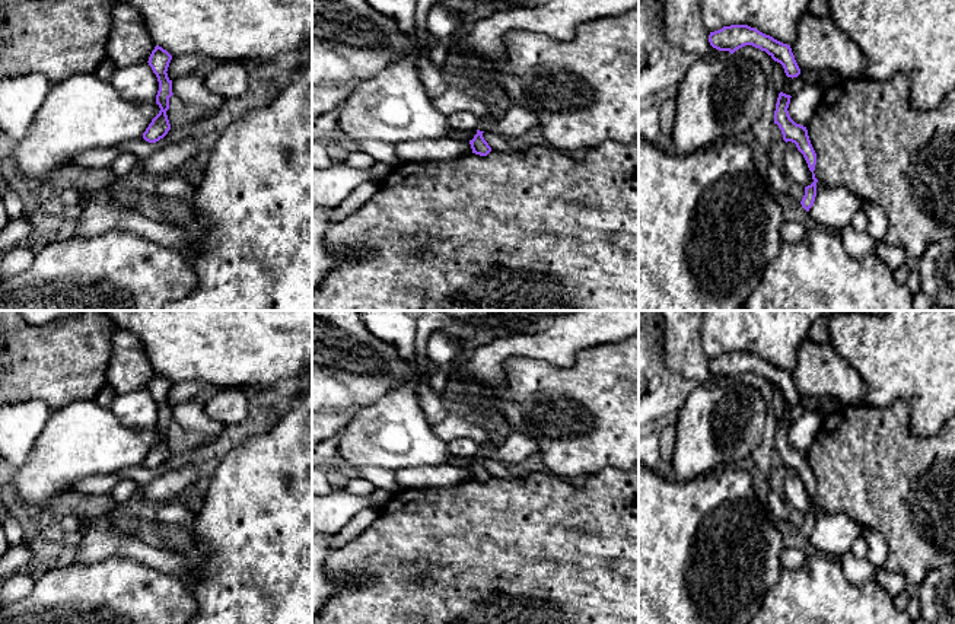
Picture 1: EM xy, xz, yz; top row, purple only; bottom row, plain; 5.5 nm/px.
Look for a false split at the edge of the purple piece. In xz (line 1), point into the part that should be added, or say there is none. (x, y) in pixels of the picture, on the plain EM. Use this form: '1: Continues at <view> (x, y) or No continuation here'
1: No continuation here

